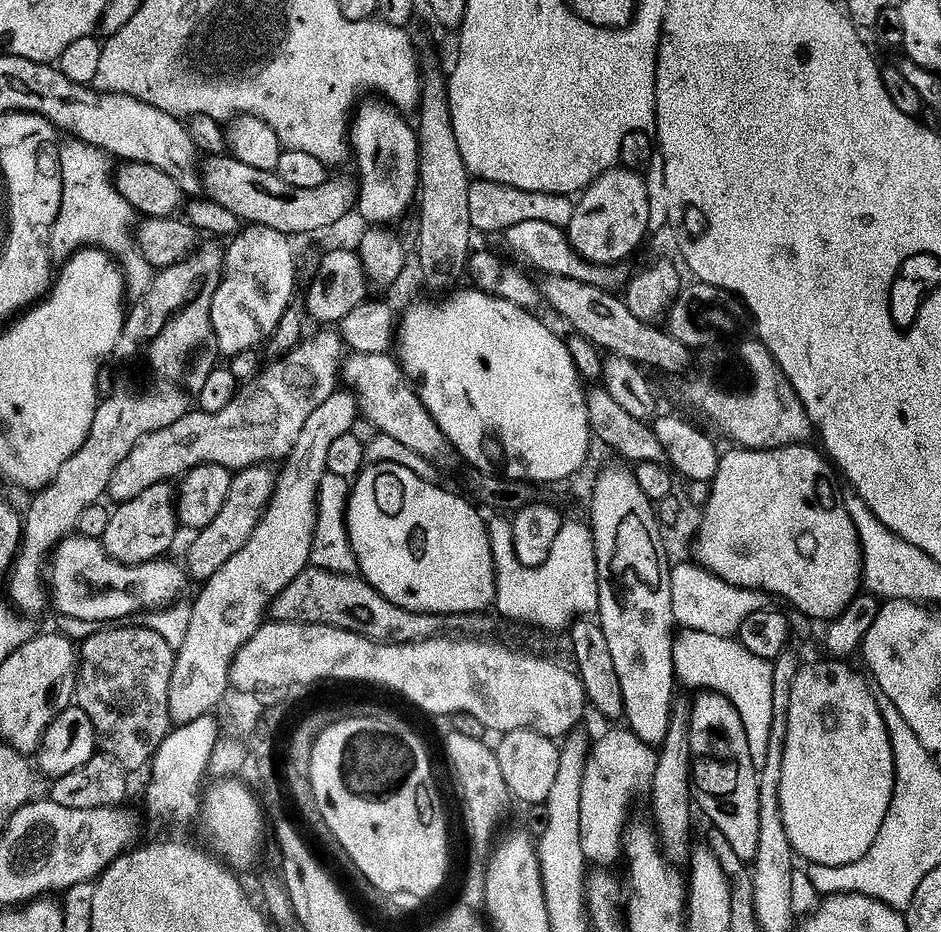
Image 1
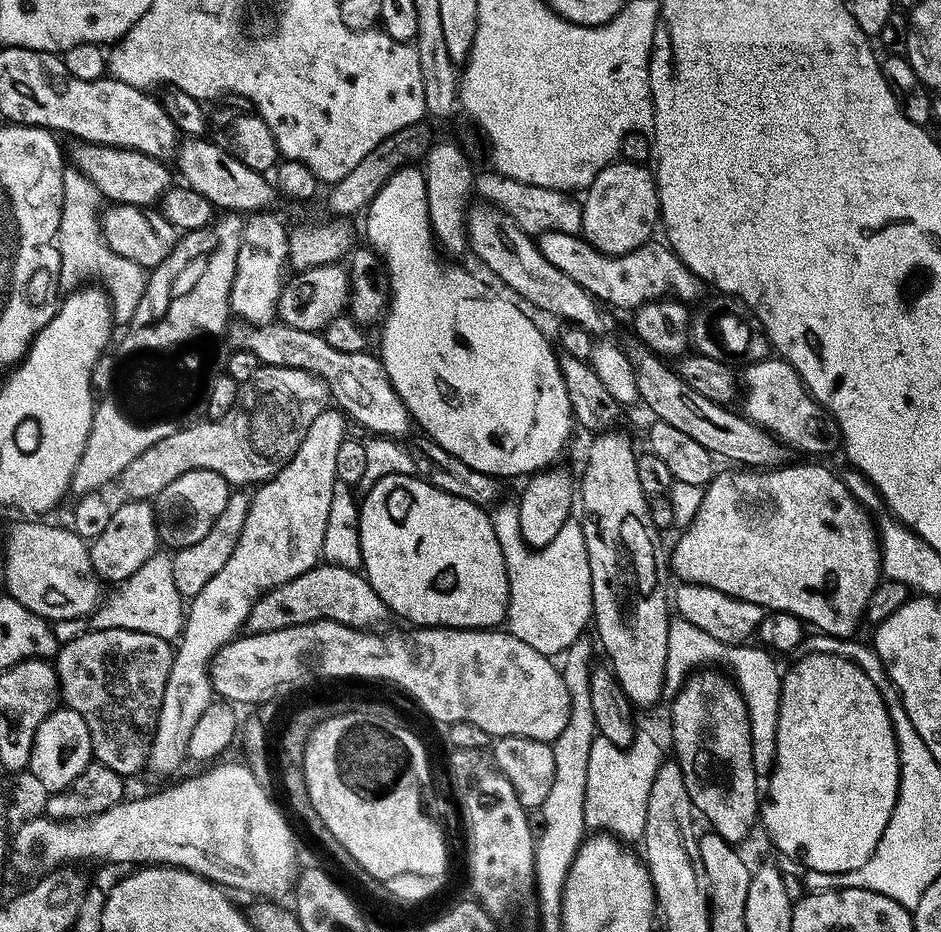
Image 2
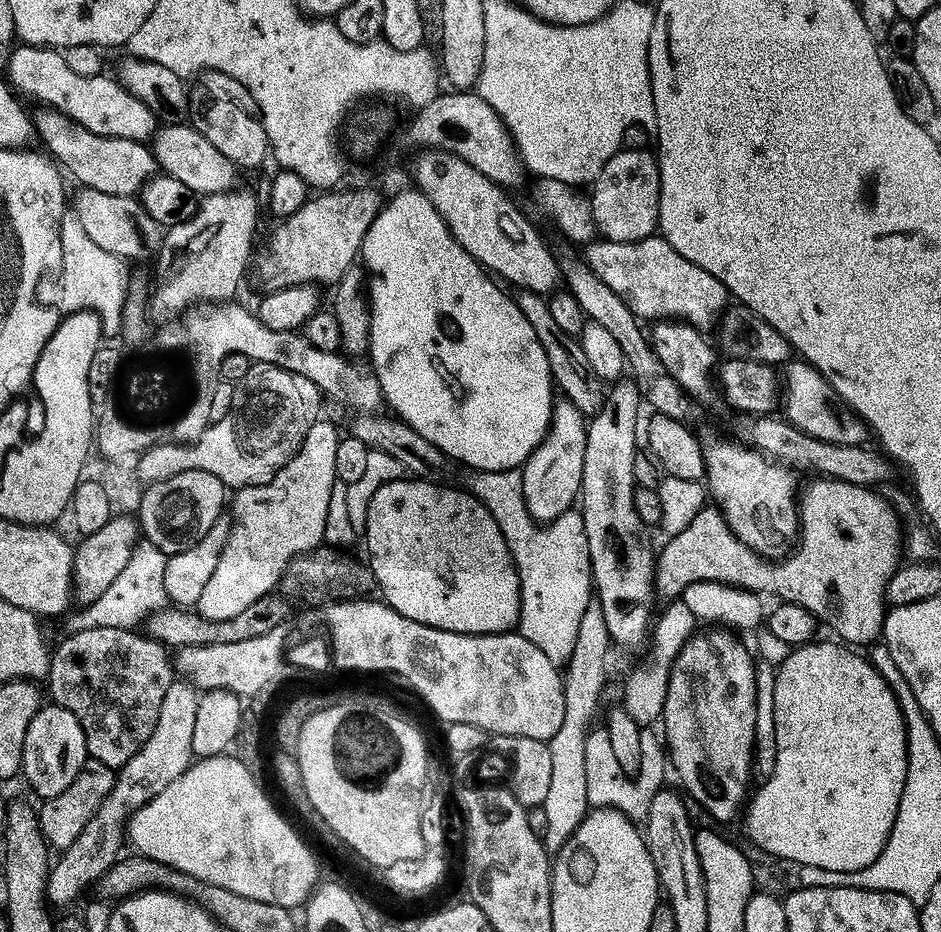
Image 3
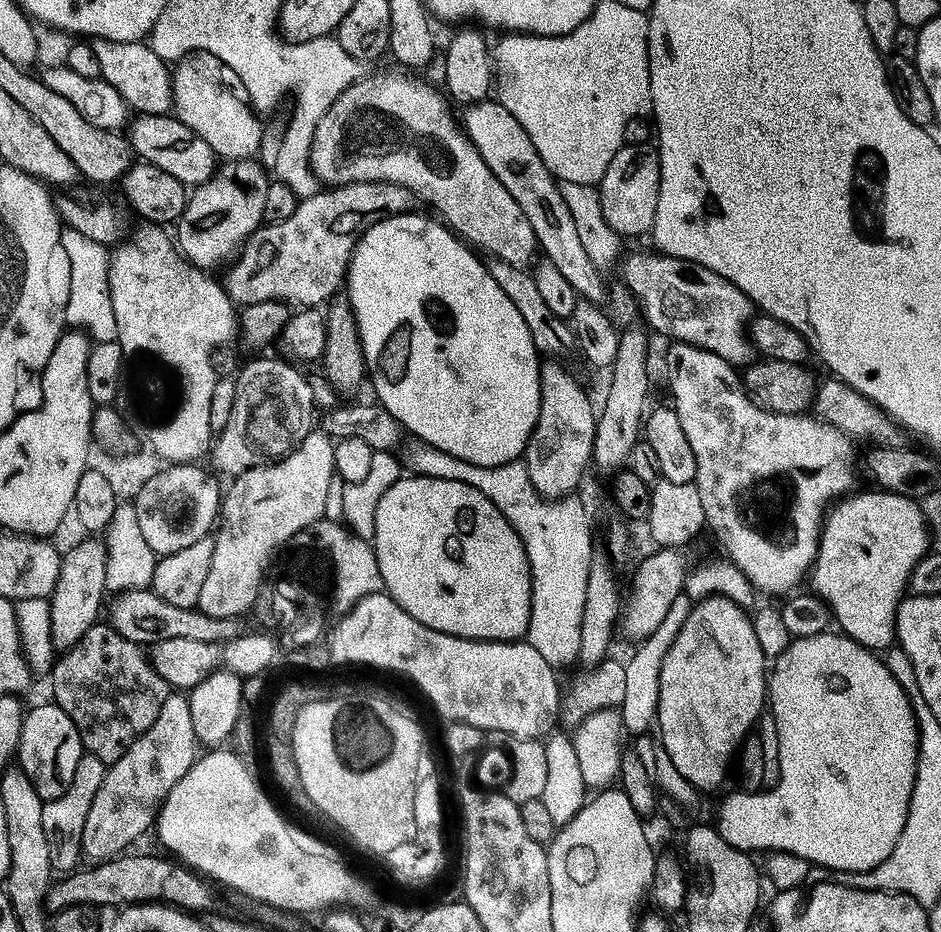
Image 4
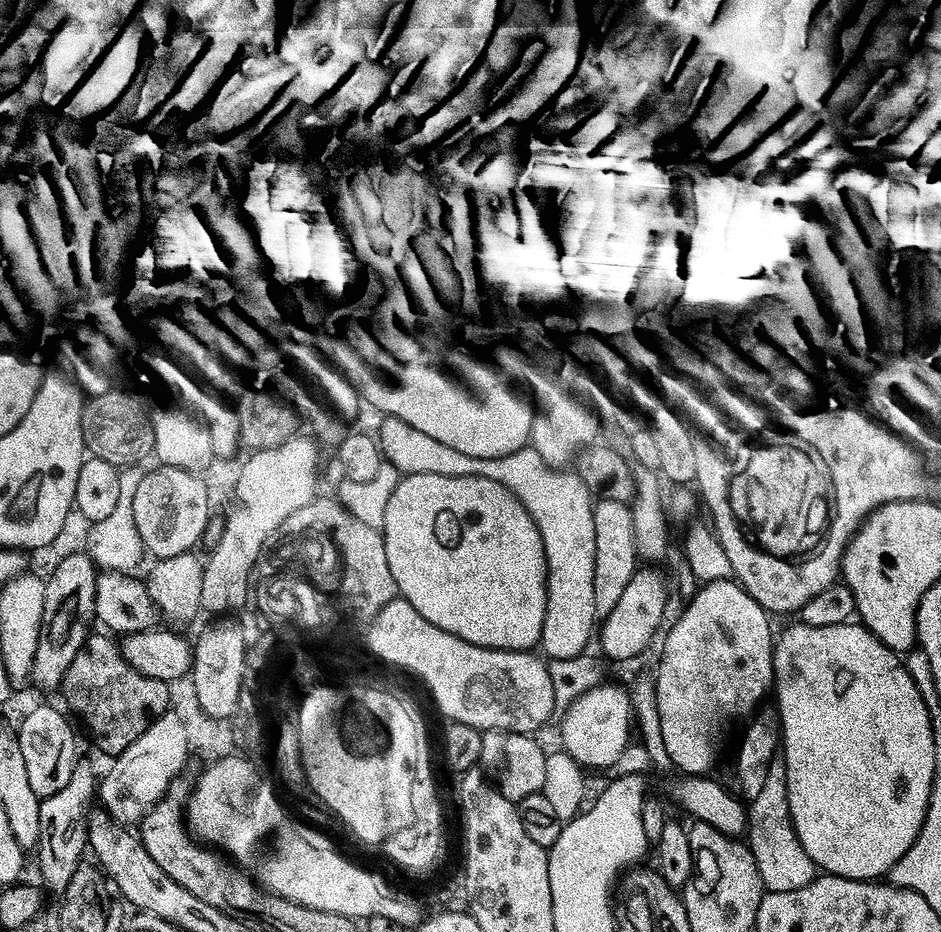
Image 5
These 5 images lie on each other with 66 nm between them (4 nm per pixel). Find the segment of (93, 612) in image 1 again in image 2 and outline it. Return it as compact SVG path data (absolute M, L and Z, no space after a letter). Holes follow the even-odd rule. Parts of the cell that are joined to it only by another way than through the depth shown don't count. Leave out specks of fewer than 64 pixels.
M20 518L17 524L8 528L4 536L4 584L7 595L12 596L27 610L53 622L60 619L83 621L91 616L101 603L100 586L102 579L91 562L89 541L84 540L71 528L62 528L58 523L39 524L36 518Z

